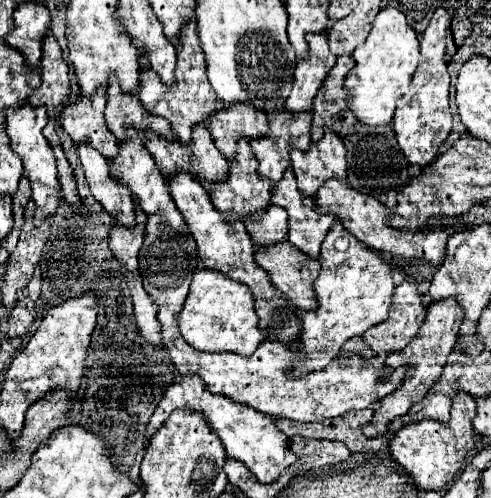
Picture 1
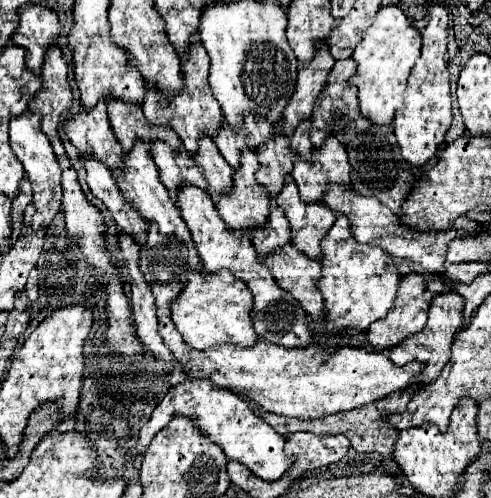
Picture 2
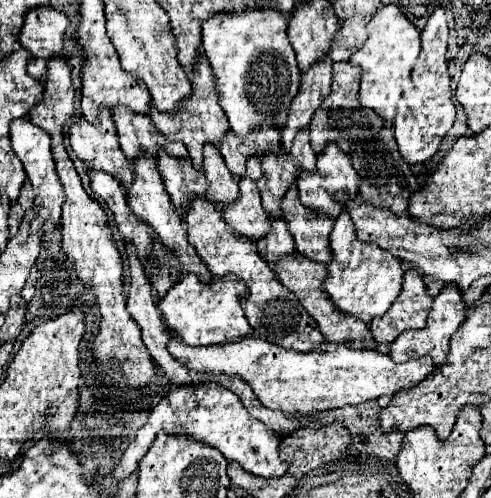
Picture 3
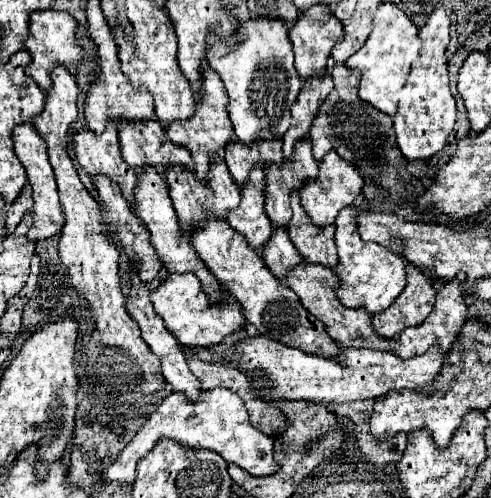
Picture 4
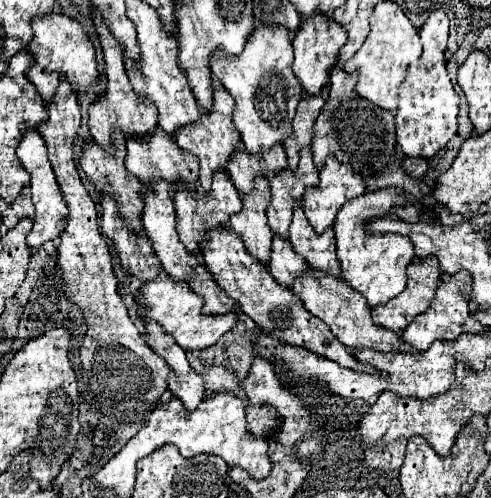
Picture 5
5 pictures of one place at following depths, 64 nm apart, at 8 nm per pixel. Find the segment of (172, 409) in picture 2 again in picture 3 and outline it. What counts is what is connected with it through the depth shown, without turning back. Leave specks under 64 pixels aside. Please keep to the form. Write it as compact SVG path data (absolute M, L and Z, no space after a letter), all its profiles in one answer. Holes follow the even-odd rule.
M198 384L194 388L192 386L176 388L166 398L162 398L162 402L148 416L148 422L138 430L136 438L124 450L120 464L116 468L112 468L112 478L116 478L116 480L128 478L136 470L140 458L150 450L150 446L156 440L156 434L160 430L164 430L166 434L182 434L184 432L192 440L220 450L228 462L238 462L246 472L252 472L262 478L282 476L288 468L278 456L278 436L272 430L268 430L262 422L252 420L250 414L246 412L244 404L240 402L240 398L234 392L226 390L220 384L212 384L212 386Z

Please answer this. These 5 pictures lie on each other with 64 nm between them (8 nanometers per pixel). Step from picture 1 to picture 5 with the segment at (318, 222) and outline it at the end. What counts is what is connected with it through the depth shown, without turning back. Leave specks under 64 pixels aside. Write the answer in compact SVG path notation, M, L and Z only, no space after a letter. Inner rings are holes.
M296 204L296 212L290 228L290 242L298 256L302 256L310 268L316 268L324 274L332 274L340 278L338 258L336 258L336 240L334 230L328 228L322 234L316 234L306 220L300 204Z

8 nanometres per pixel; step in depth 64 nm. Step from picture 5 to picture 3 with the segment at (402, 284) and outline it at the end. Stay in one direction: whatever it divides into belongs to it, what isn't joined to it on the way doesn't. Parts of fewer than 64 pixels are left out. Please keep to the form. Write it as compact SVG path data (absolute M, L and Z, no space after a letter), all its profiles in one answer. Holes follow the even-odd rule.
M344 210L330 234L330 246L334 260L328 264L328 280L324 290L330 294L332 302L346 314L354 314L364 322L370 322L374 316L382 316L390 304L398 298L404 282L404 266L388 250L382 250L378 244L366 244L356 238L356 230L350 214Z

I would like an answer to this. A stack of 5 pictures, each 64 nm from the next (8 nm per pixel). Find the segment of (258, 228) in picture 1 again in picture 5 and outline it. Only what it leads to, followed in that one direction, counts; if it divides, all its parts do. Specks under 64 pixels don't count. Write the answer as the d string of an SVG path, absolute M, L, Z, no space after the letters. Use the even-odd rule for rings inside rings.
M274 236L272 242L272 256L270 256L270 274L286 288L292 288L294 278L298 278L302 272L308 270L308 264L296 256L292 250L292 244L288 240L280 240L280 236Z

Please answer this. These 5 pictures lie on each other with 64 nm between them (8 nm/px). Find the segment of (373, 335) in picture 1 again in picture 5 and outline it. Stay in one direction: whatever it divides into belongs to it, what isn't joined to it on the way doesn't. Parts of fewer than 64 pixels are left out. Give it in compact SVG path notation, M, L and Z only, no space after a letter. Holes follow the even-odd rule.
M412 260L408 264L408 286L406 290L380 304L372 310L372 320L394 332L402 332L418 314L422 314L432 302L438 282L440 268L436 260Z

